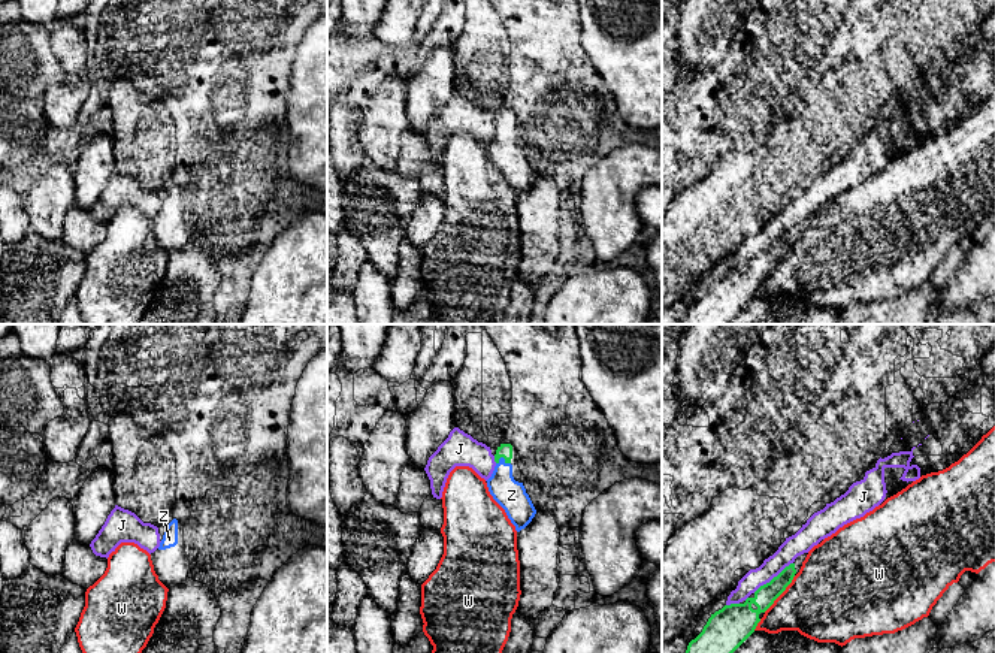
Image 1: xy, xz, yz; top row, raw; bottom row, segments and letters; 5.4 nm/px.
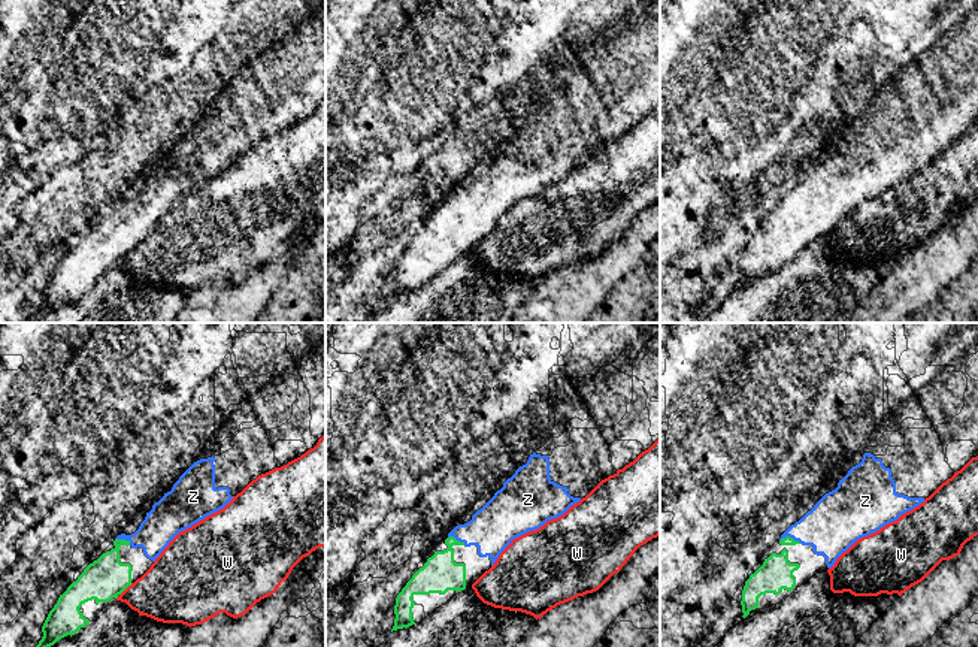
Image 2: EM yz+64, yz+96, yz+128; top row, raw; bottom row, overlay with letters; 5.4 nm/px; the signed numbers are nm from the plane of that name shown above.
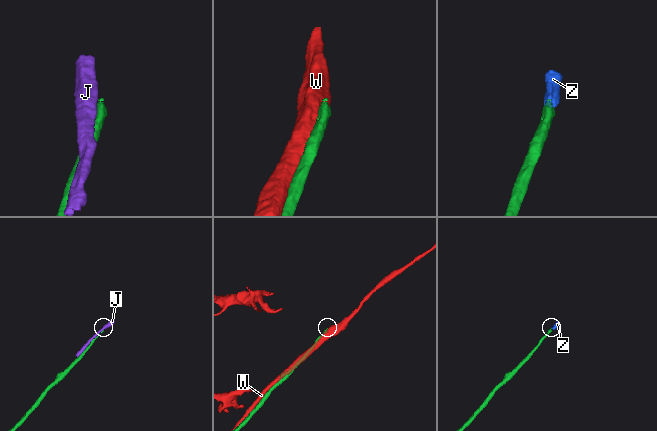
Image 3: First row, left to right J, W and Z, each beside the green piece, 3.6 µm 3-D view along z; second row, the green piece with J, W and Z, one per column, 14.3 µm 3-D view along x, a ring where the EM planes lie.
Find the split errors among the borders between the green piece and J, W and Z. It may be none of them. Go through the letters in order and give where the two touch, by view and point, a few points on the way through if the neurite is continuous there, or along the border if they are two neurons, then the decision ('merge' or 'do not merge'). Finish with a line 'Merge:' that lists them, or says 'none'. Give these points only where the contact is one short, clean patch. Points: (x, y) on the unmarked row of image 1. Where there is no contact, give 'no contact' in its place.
J: contact yz (774, 242); do not merge
W: contact yz (782, 257); do not merge
Z: contact xz (504, 123); way xz (505, 115), (504, 123), (504, 153), (511, 160); merge
Merge: Z

